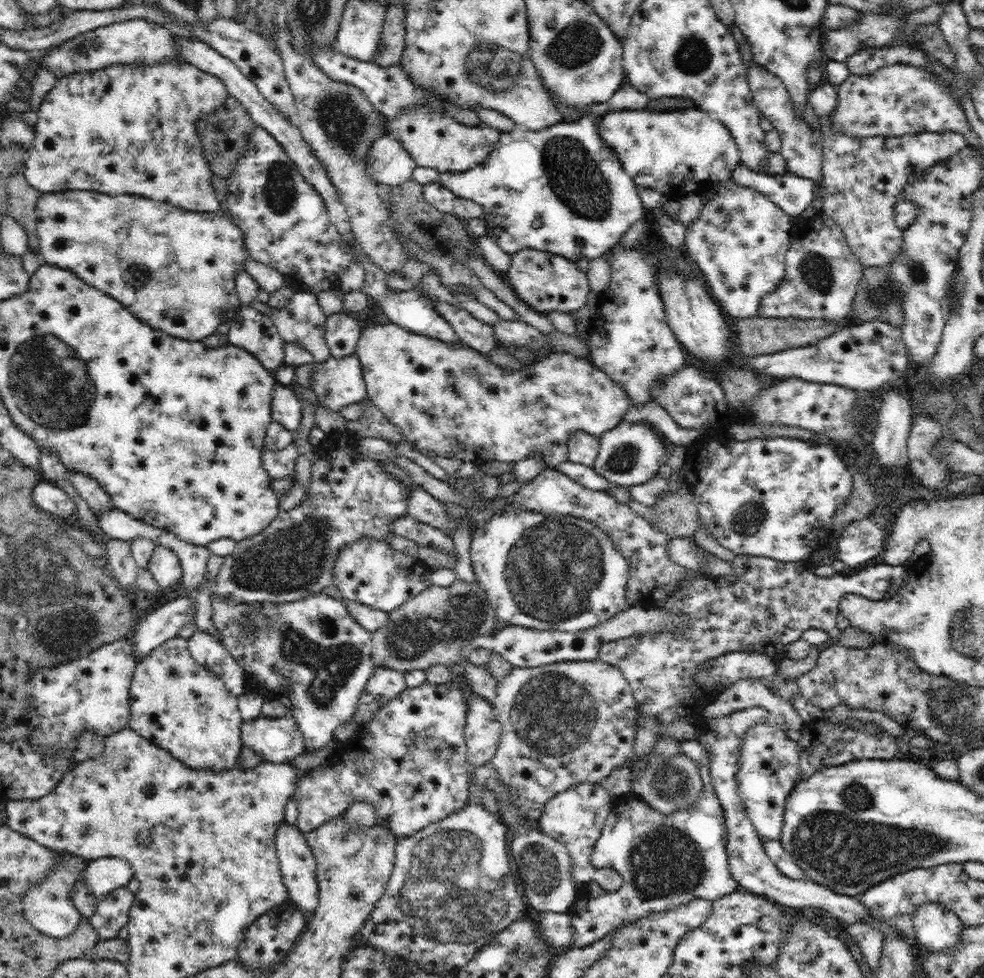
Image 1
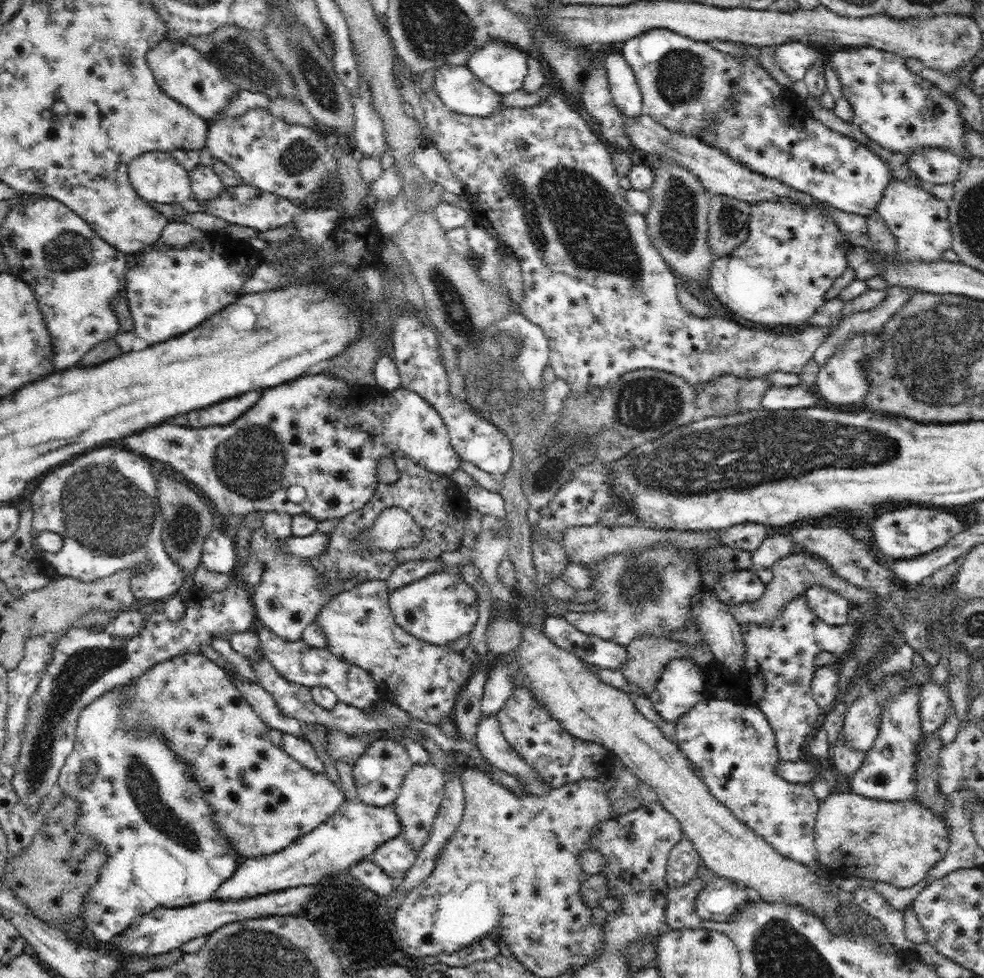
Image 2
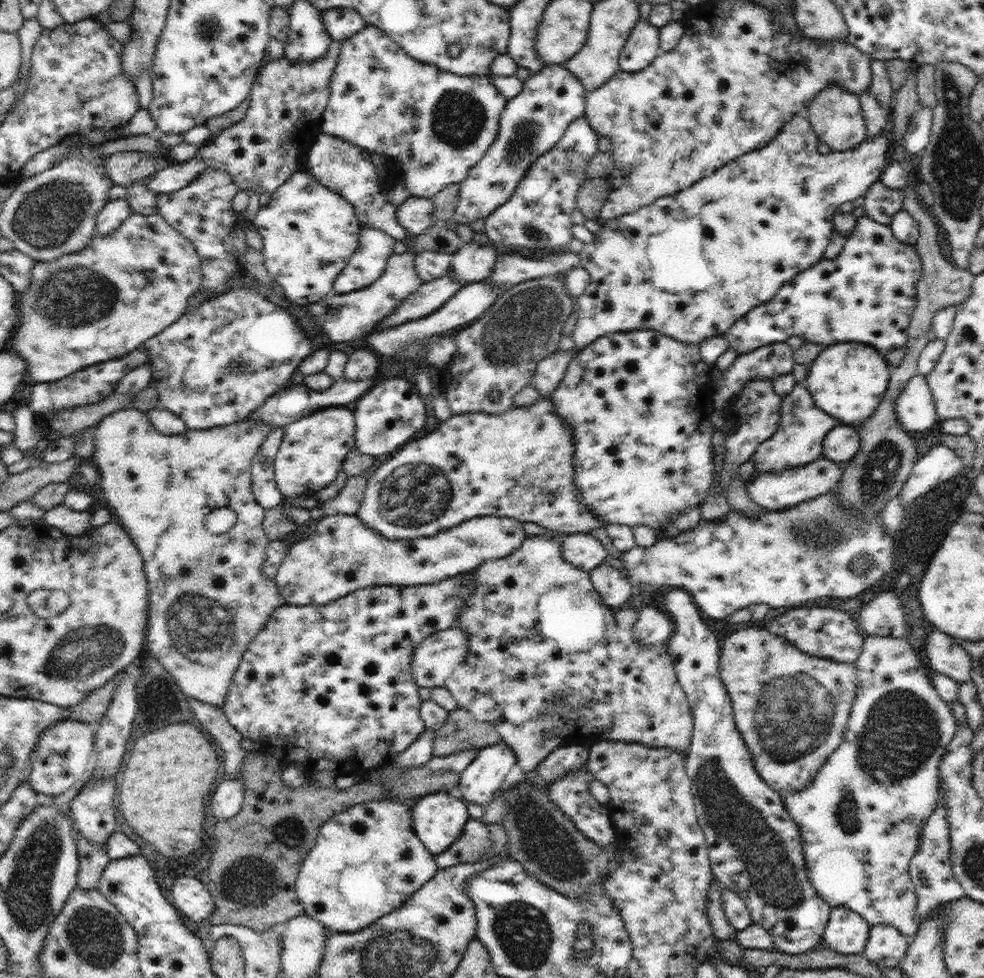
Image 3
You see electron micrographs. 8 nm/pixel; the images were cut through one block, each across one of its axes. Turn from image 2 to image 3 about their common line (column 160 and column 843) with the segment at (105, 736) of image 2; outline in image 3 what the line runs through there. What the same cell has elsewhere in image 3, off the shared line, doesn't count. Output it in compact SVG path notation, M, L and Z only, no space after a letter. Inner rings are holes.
M867 634L863 637L862 653L855 662L857 695L842 744L808 786L780 796L788 814L799 826L808 876L824 902L832 908L846 907L857 912L870 926L882 923L895 926L911 939L919 923L909 864L920 846L926 821L943 798L938 765L958 726L951 705L934 689L933 672L926 666L923 655L912 649L908 639Z

